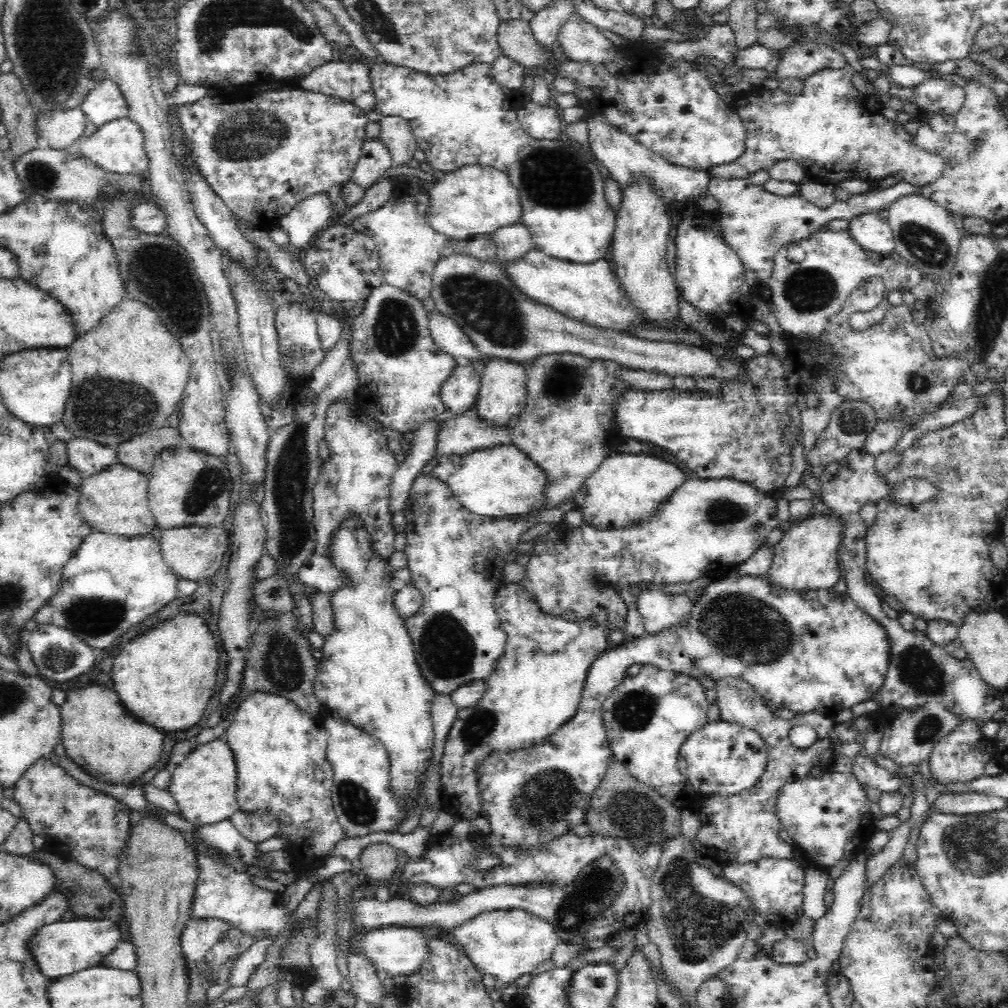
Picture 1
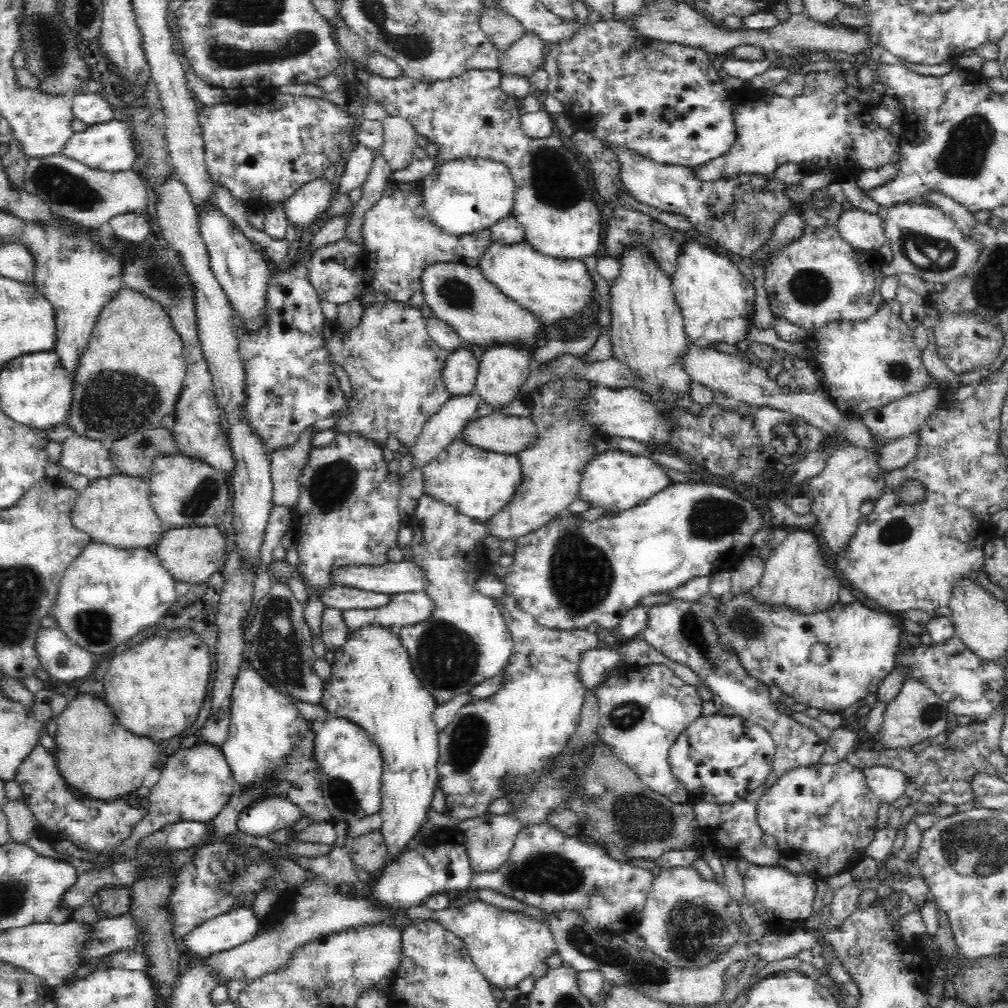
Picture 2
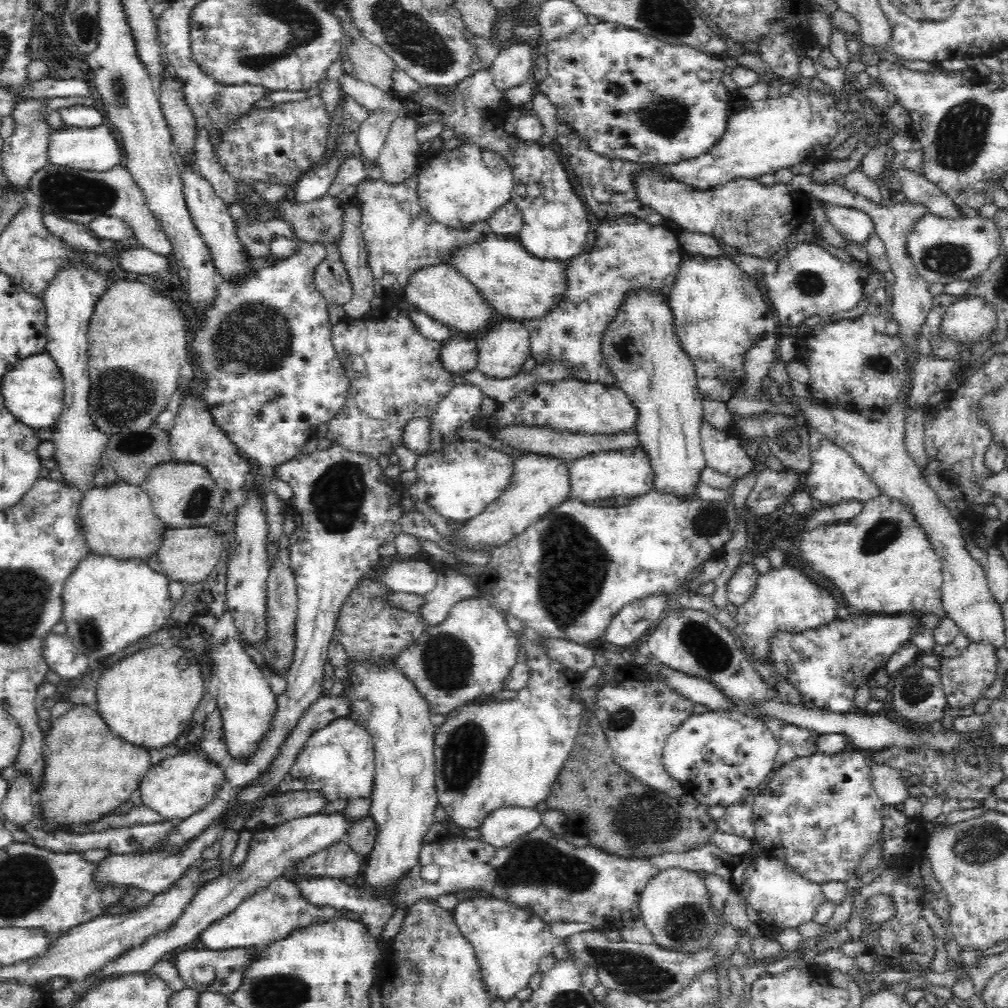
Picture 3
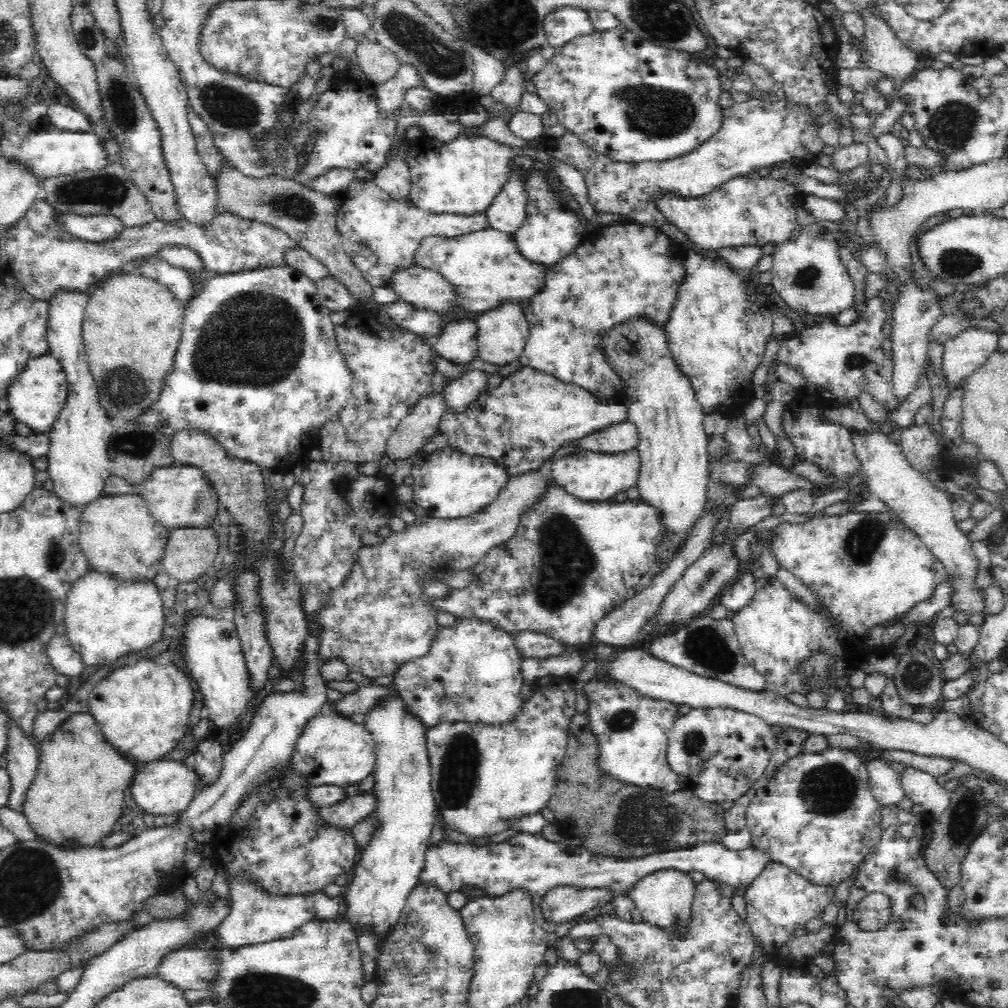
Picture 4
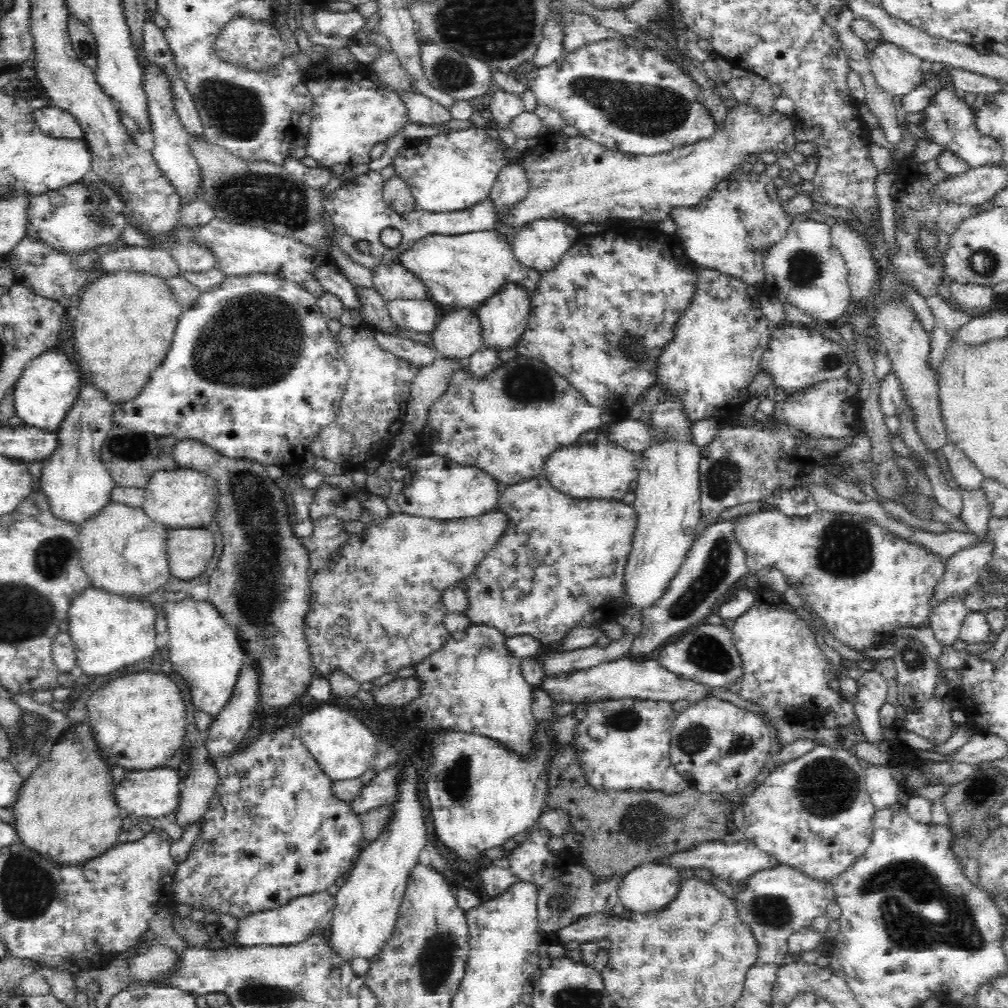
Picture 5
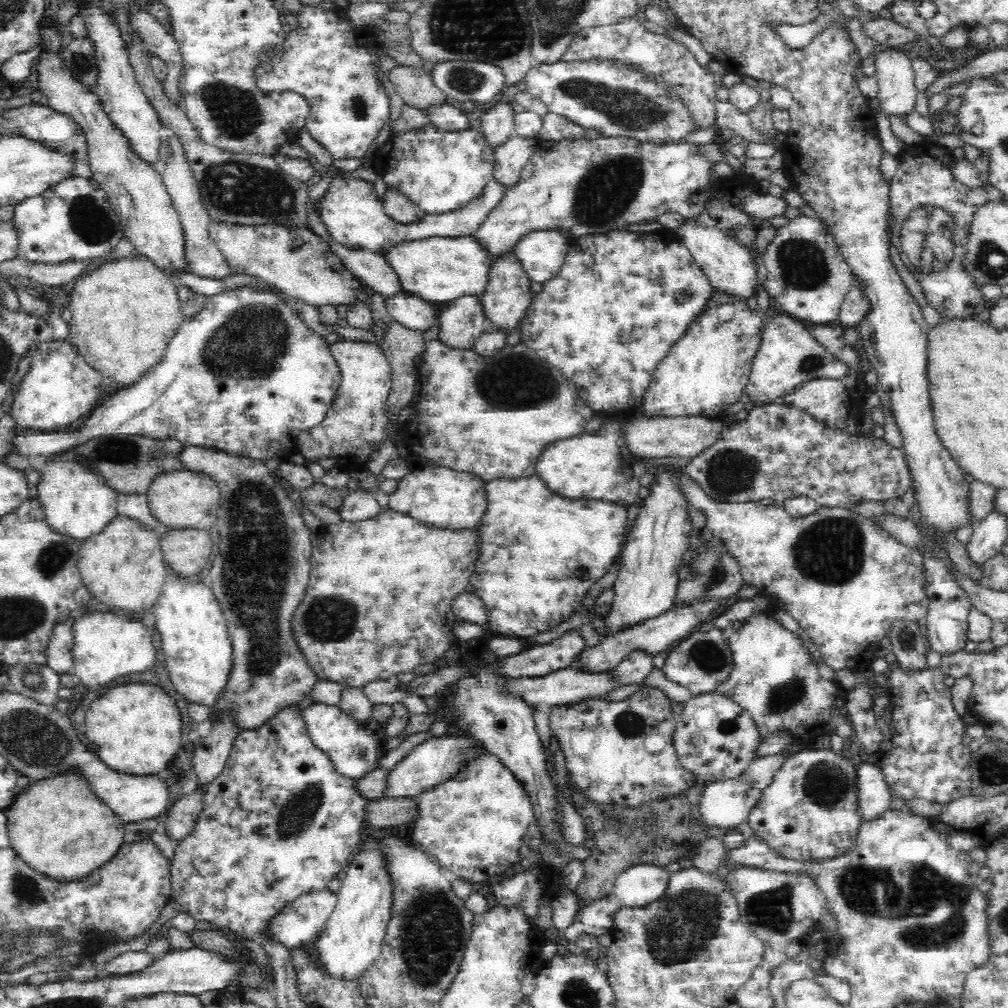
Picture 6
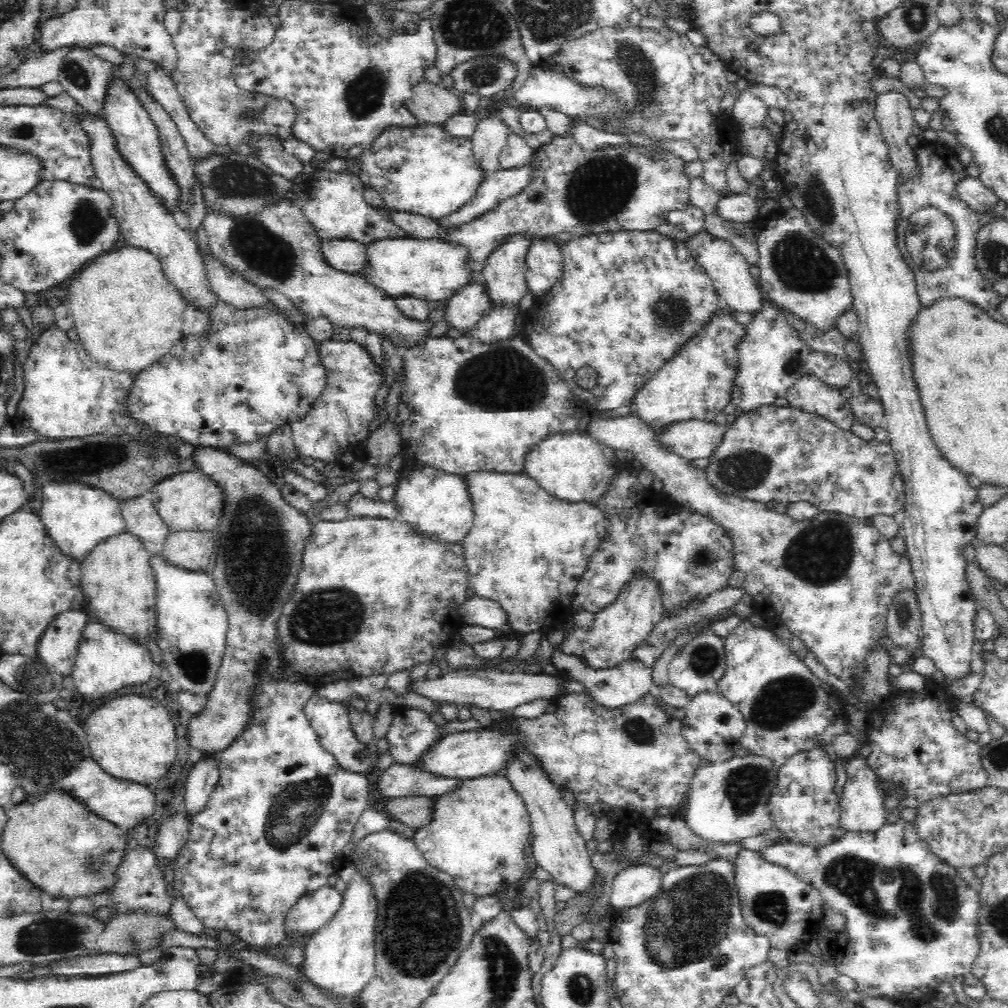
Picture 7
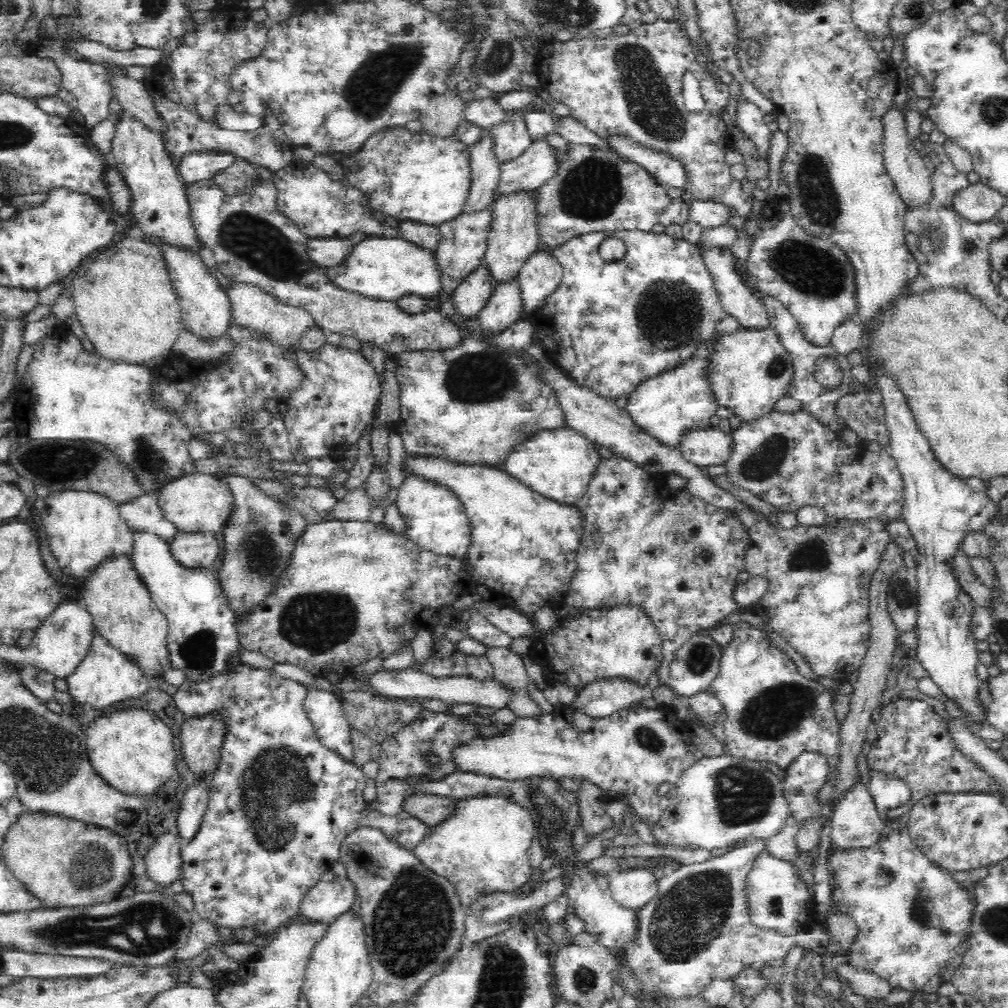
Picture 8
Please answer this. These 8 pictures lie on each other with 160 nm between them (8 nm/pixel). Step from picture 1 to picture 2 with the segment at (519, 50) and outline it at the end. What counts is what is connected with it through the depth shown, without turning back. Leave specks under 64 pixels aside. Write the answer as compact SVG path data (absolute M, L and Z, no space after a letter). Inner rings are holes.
M484 5L477 14L477 24L498 52L506 52L515 40L525 36L519 22L500 7Z

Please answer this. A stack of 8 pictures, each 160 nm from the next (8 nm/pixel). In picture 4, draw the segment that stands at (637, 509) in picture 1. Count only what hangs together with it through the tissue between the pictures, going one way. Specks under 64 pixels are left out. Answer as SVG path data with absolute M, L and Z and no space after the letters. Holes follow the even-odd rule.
M637 449L614 454L606 451L580 450L554 460L551 467L551 476L554 484L580 500L610 500L618 492L624 492L633 486L637 486L639 468Z

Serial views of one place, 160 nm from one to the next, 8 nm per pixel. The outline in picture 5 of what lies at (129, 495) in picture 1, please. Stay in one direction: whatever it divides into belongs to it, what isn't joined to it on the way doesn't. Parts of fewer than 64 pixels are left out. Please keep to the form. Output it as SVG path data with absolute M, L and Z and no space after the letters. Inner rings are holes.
M110 502L99 516L78 527L79 559L91 586L131 601L144 601L170 579L167 561L168 529L153 522L143 509Z

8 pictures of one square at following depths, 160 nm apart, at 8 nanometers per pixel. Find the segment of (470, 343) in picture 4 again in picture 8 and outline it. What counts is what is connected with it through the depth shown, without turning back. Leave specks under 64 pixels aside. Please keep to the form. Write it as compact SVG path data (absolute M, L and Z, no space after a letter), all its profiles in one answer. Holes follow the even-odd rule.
M483 260L472 274L468 274L462 280L452 294L451 301L457 313L465 319L477 316L491 298L493 286L493 276Z

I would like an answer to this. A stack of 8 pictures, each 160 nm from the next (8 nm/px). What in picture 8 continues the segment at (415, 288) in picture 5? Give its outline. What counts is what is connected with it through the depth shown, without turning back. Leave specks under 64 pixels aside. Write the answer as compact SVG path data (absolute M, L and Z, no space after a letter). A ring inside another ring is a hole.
M358 231L346 239L316 238L306 239L306 256L308 261L320 270L340 266L344 257L350 254L352 246L366 239L364 231Z

